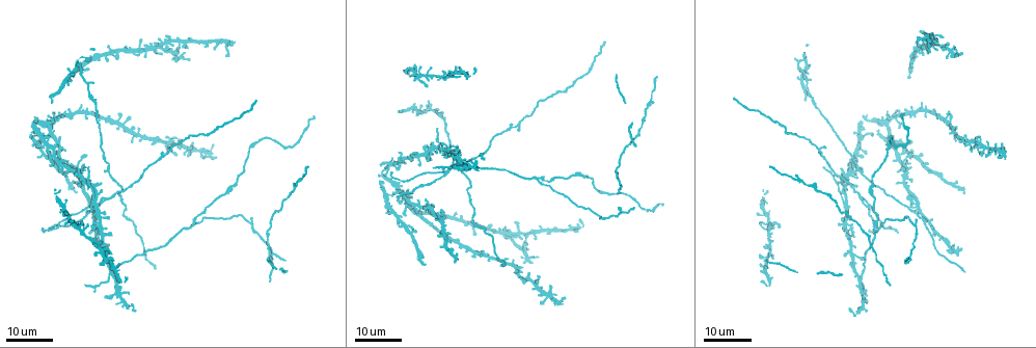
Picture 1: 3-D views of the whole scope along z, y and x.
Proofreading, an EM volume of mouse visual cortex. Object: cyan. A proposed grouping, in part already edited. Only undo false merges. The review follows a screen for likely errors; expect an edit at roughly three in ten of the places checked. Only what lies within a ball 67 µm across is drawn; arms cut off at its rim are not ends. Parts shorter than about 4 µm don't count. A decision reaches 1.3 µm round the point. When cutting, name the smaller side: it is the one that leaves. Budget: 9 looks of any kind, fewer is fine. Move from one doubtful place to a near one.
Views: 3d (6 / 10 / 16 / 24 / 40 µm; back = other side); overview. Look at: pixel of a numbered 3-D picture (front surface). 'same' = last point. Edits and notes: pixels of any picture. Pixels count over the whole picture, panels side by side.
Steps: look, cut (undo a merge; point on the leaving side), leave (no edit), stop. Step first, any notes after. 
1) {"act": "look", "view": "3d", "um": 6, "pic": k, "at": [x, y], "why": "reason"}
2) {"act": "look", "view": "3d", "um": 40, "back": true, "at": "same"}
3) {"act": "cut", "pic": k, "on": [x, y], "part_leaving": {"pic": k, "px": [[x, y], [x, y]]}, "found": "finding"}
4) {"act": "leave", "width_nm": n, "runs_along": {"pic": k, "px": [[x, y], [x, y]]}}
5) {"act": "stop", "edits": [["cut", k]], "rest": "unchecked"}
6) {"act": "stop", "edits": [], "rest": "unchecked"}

{"act": "look", "view": "3d", "um": 24, "pic": 1, "at": [51, 159]}

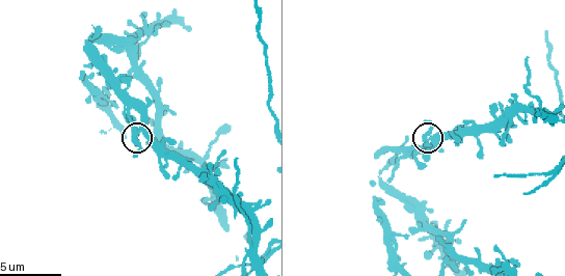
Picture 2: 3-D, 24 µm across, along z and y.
{"act": "look", "view": "3d", "um": 6, "pic": 2, "at": [135, 130]}

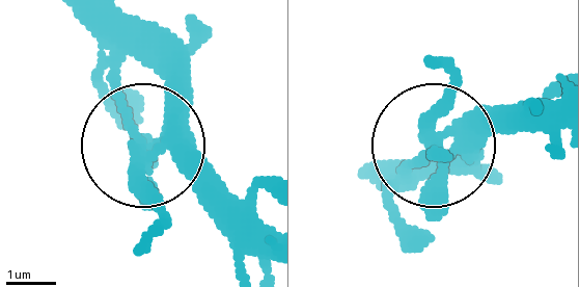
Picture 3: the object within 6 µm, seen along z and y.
{"act": "leave", "width_nm": 290, "runs_along": {"pic": 3, "px": [[560, 90], [441, 140], [449, 66]]}, "found": "continuous, no second neuron"}

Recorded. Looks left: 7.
{"act": "look", "view": "3d", "um": 24, "pic": 1, "at": [857, 170], "why": "three arms meet"}

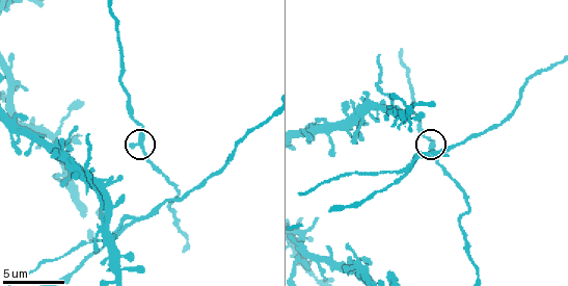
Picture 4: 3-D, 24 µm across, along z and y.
{"act": "look", "view": "3d", "um": 6, "pic": 4, "at": [143, 143], "why": "zoom in"}

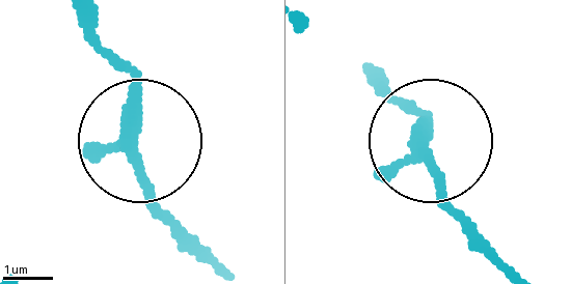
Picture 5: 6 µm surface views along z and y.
{"act": "leave", "side_arm_um": 38, "found": "one neuron here"}

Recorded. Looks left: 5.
{"act": "look", "view": "3d", "um": 16, "pic": 1, "at": [191, 226], "why": "a fork"}

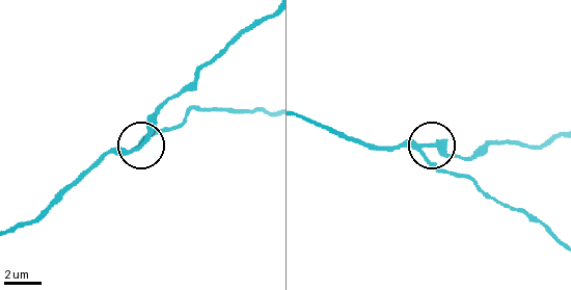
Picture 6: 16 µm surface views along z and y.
{"act": "look", "view": "3d", "um": 10, "pic": 6, "at": [129, 149], "why": "closer look"}

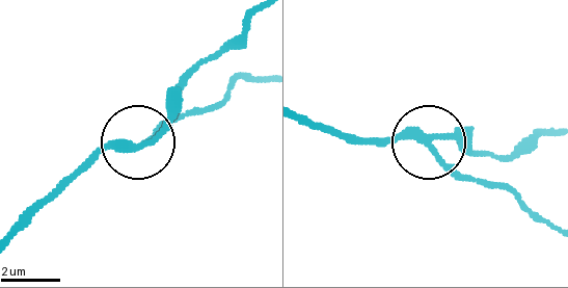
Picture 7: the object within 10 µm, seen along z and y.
{"act": "leave", "side_arm_um": 48, "runs_along": {"pic": 7, "px": [[300, 114], [353, 136], [469, 136]]}, "found": "all the same neuron"}

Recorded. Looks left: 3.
{"act": "look", "view": "3d", "um": 16, "pic": 4, "at": [103, 225], "why": "four-way junction"}

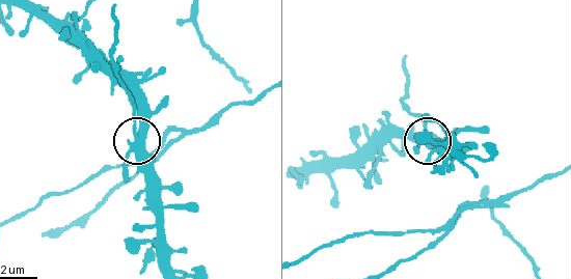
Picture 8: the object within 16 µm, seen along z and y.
{"act": "look", "view": "3d", "um": 16, "back": true, "pic": 8, "at": [136, 140]}

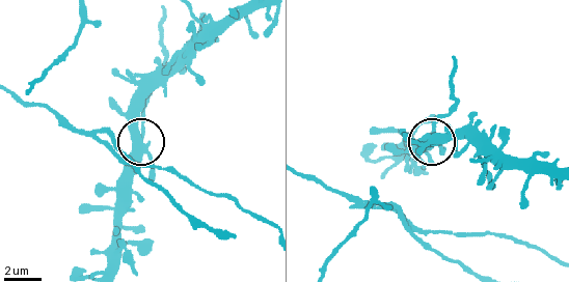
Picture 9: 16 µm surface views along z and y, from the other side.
{"act": "cut", "pic": 9, "on": [142, 127], "width_nm": 370, "found": "two neurons meet here"}

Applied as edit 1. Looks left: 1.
{"act": "stop", "edits": [["cut", 9]], "rest": "unchecked"}

